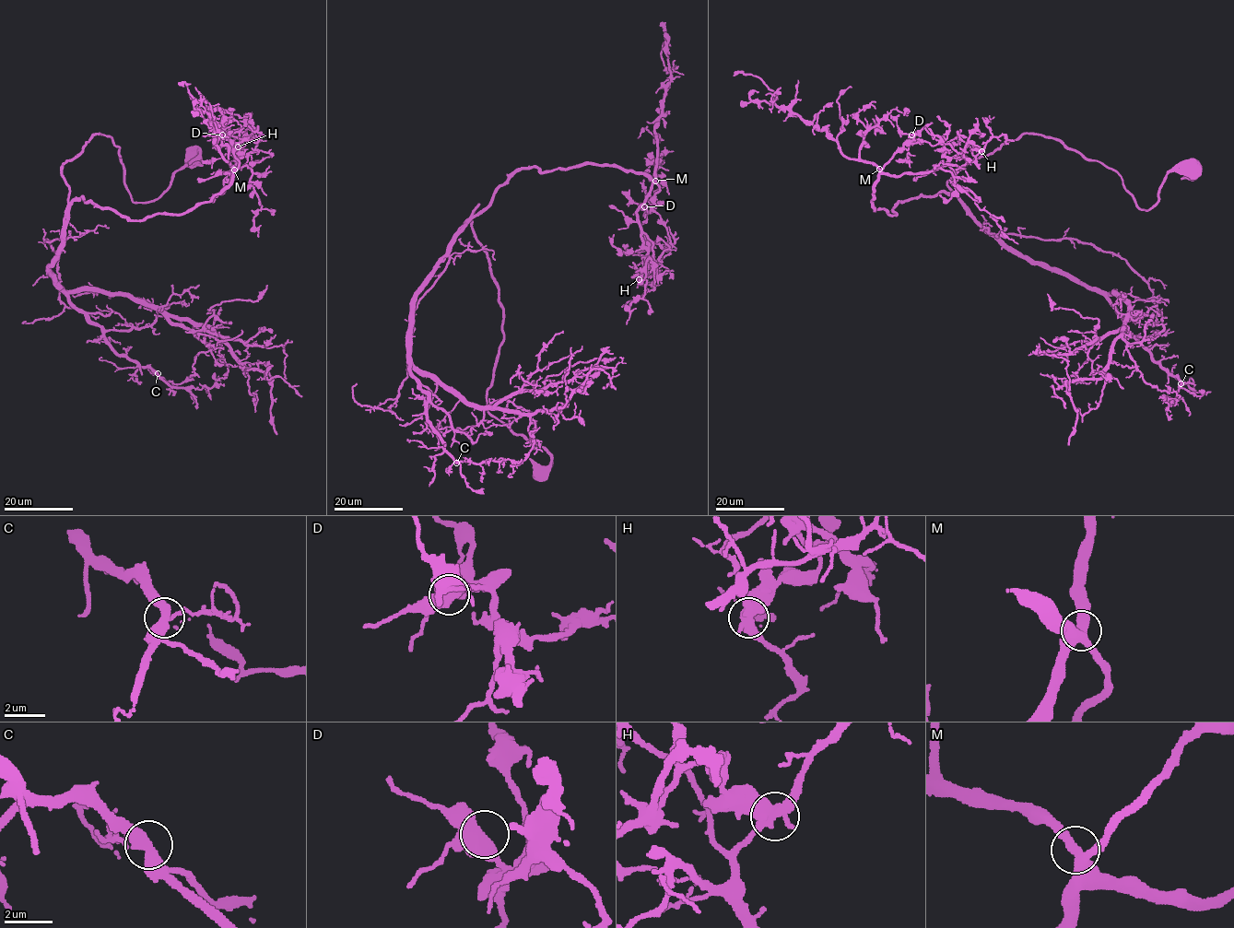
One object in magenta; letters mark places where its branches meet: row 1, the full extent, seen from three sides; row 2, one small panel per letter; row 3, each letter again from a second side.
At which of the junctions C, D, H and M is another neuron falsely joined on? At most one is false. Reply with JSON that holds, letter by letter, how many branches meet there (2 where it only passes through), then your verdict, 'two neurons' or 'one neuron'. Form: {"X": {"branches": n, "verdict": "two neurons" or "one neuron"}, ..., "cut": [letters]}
{"C": {"branches": 3, "verdict": "one neuron"}, "D": {"branches": 3, "verdict": "one neuron"}, "H": {"branches": 3, "verdict": "two neurons"}, "M": {"branches": 3, "verdict": "one neuron"}, "cut": ["H"]}

